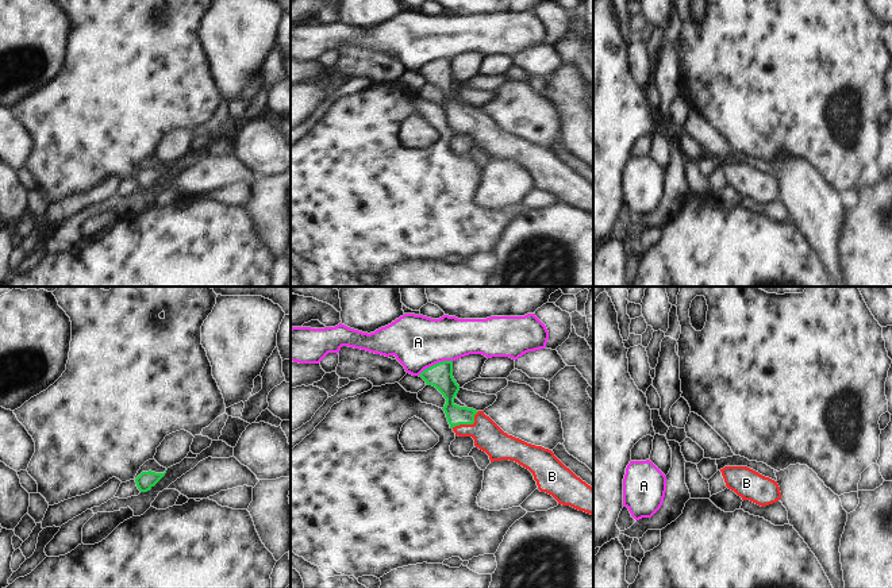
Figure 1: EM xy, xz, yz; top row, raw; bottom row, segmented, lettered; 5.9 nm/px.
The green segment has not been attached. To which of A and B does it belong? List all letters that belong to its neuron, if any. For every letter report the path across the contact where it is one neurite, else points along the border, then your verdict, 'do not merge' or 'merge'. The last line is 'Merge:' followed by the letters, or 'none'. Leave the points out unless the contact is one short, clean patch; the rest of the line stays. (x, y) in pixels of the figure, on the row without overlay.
A: border xz (452, 57), (435, 60), (418, 72); do not merge
B: way xz (456, 112), (468, 120), (475, 120), (488, 134); merge
Merge: B

